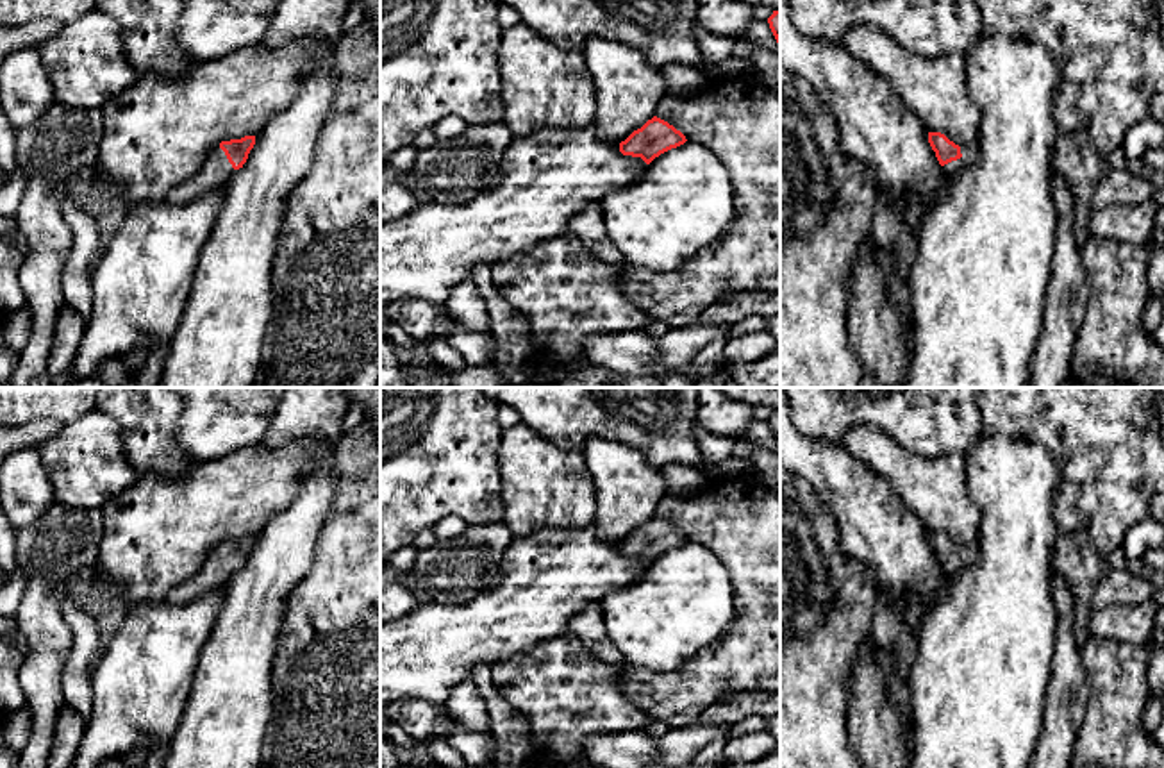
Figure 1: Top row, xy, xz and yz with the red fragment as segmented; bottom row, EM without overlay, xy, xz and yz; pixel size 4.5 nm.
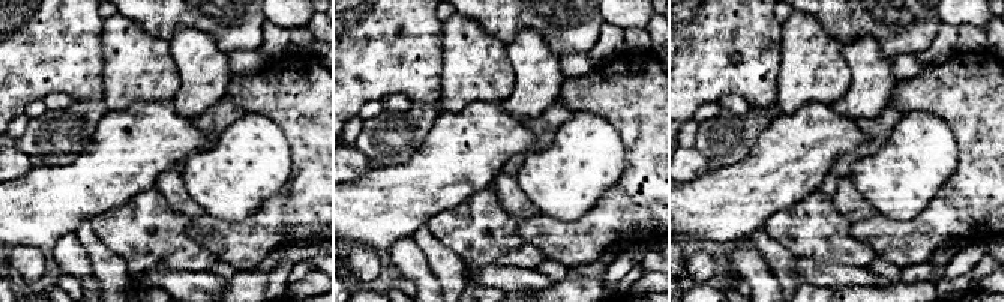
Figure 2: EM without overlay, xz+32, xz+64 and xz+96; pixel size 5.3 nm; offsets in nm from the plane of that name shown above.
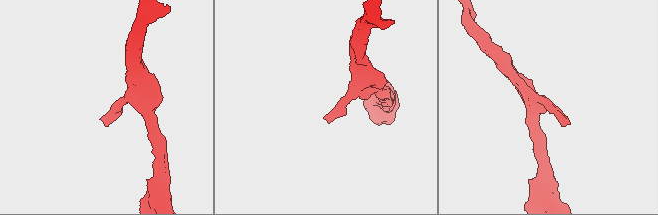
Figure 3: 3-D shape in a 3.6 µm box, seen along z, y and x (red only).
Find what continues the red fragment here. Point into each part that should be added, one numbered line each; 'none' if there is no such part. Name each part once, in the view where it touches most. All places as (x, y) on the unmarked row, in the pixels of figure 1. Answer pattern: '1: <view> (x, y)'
1: xy (216, 570)

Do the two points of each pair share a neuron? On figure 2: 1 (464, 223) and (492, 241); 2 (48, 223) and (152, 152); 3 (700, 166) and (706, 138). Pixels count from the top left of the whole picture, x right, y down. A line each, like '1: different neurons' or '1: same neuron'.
1: same neuron
2: same neuron
3: different neurons

